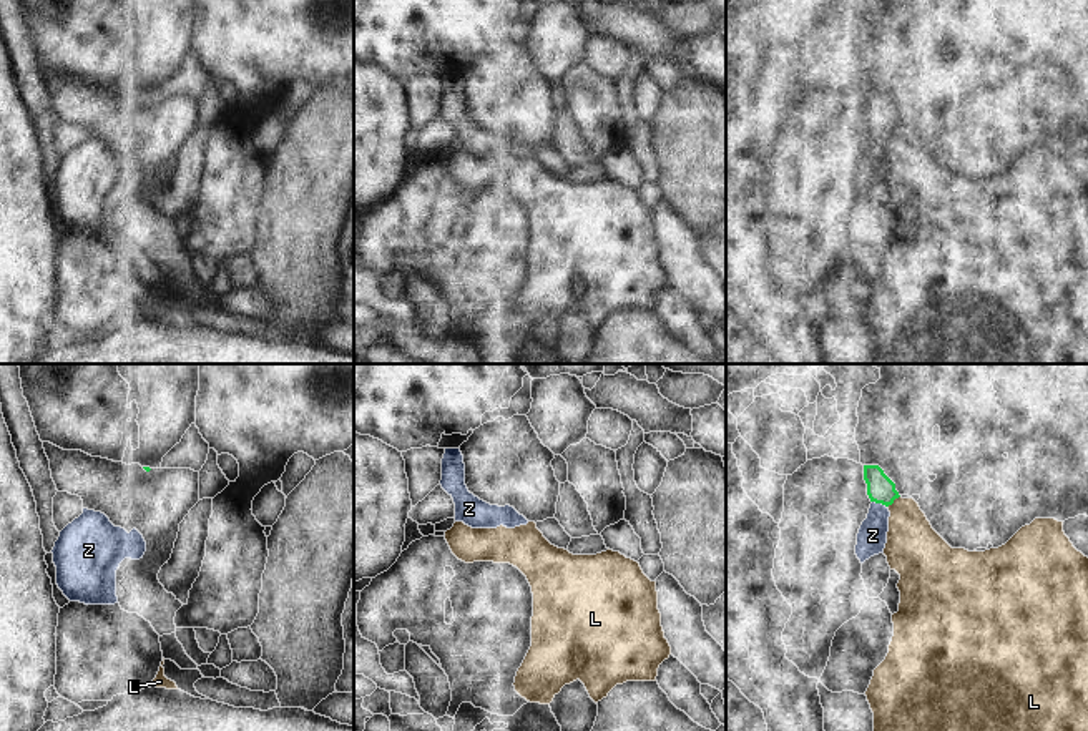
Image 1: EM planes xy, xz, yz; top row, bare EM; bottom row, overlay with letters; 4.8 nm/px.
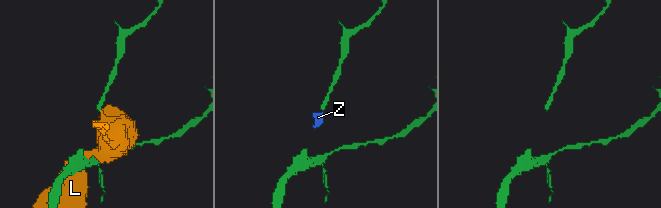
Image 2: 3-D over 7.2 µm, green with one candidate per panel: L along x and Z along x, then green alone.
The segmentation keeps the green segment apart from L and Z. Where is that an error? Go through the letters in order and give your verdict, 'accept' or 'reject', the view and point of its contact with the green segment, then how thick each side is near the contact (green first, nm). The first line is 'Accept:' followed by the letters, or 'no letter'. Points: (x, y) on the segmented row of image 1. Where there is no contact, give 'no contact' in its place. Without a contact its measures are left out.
Accept: Z
L: reject; contact yz (892, 502); calibres 140 and 280 nm
Z: accept; contact yz (879, 502); calibres 140 and 140 nm

